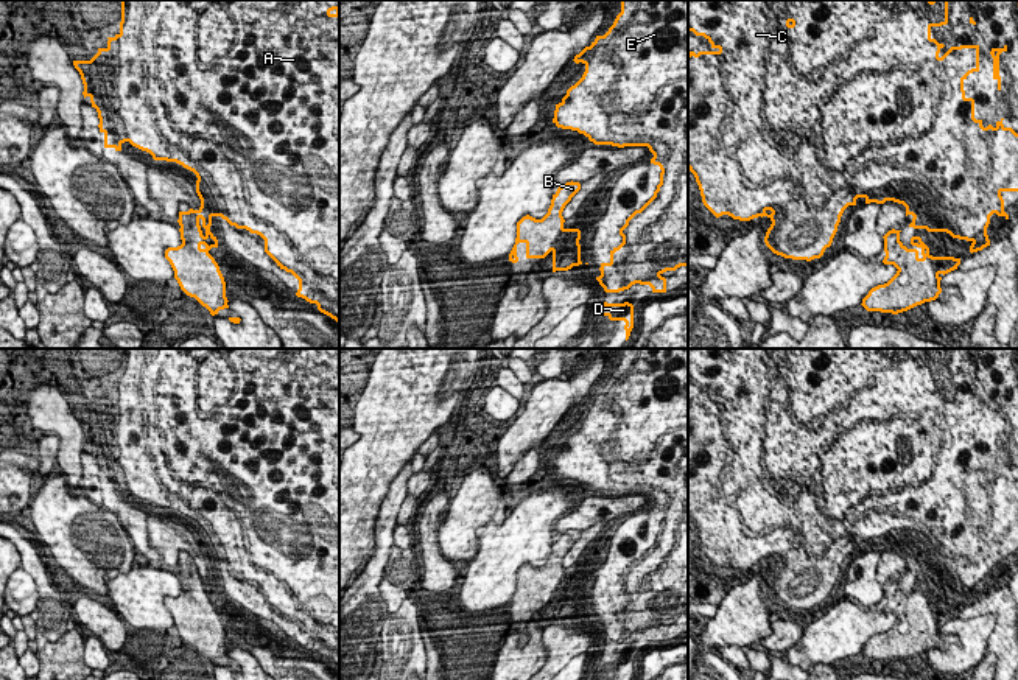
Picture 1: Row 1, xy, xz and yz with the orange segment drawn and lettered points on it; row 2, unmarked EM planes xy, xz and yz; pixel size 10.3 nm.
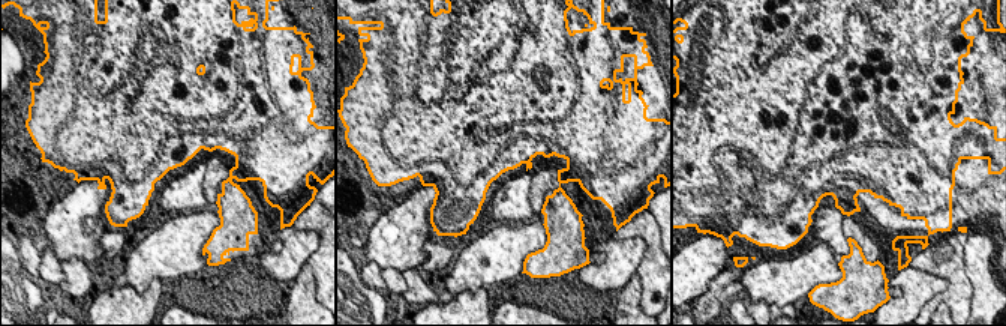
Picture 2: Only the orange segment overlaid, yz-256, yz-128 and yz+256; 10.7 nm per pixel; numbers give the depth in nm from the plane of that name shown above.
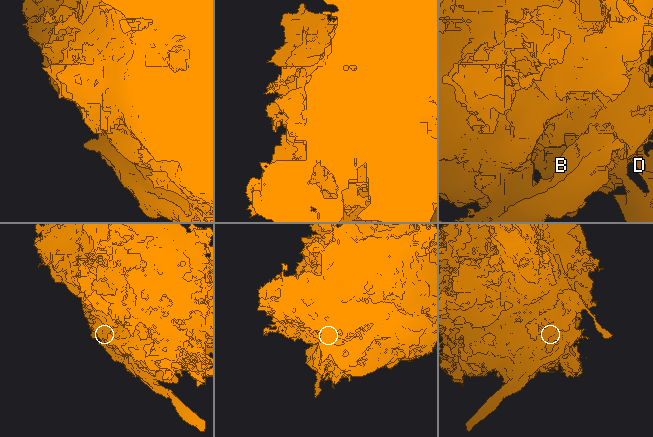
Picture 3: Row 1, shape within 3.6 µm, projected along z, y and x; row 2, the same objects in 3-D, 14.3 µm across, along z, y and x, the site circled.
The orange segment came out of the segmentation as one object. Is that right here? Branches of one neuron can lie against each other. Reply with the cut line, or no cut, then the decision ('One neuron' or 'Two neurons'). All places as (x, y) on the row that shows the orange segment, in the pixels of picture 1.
Split along yz (905, 268), (926, 274), (920, 283), (923, 288), (939, 288). Two neurons

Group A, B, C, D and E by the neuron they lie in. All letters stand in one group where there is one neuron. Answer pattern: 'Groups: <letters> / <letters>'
Groups: A C D E / B

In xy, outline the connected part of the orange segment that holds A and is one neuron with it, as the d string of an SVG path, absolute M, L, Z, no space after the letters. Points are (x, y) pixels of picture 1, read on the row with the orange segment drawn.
M121 0L120 33L107 39L107 47L98 48L90 61L73 61L84 84L82 95L98 112L104 148L121 151L121 145L129 142L154 160L176 162L198 177L201 207L179 212L182 244L165 251L181 289L190 297L201 296L199 272L205 271L205 265L199 249L202 244L207 251L218 247L210 226L213 216L221 216L237 229L260 235L265 252L299 280L296 296L316 303L321 313L339 322L339 0Z

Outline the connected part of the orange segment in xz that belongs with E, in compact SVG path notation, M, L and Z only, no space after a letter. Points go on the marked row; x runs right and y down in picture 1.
M621 0L621 12L604 36L596 36L573 59L582 62L582 78L556 104L553 123L577 131L595 145L648 146L658 165L660 184L654 196L635 210L620 229L623 243L610 251L610 261L601 263L596 277L606 293L620 293L632 285L649 285L652 293L666 293L666 271L688 266L688 0Z

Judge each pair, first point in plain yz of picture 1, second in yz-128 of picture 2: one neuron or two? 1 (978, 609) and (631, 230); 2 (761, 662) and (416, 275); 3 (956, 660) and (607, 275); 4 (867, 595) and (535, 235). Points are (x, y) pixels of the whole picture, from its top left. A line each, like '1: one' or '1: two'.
1: one
2: two
3: one
4: two

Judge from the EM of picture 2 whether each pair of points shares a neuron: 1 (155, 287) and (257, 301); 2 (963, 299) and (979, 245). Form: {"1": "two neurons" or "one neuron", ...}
{"1": "two neurons", "2": "two neurons"}

